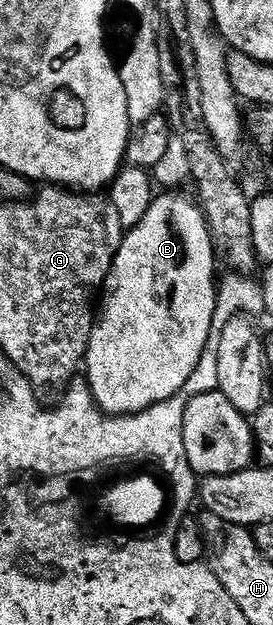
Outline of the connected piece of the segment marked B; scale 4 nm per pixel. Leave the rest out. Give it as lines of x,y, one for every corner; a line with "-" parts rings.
163,193
163,196
160,194
155,197
140,223
124,234
123,244
115,255
115,264
107,274
105,290
101,295
101,313
95,316
95,325
91,329
85,356
85,371
87,367
85,382
90,387
95,403
101,408
104,415
114,415
116,417
135,415
139,411
145,411
153,405
164,403
166,399
171,399
173,396
180,394
183,386
187,383
187,378
190,377
193,369
198,365
199,358
203,356
203,350
209,346
210,339
207,338
211,334
213,335
211,322
215,316
215,293
217,290
215,261
217,262
217,254
211,243
211,234
207,229
207,220
204,219
202,210
192,200
191,203
183,196
183,193

